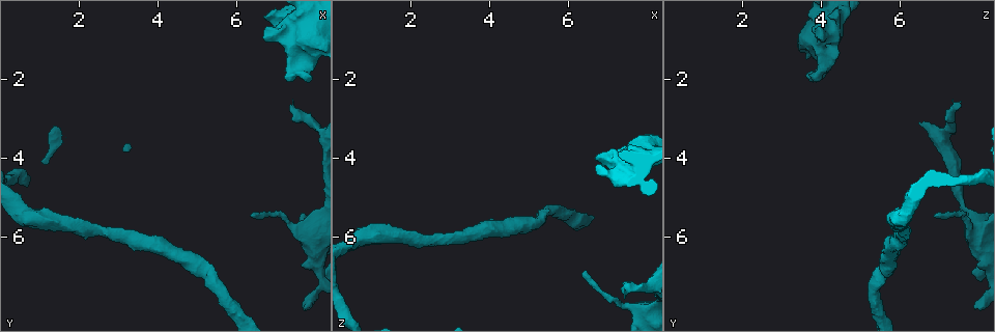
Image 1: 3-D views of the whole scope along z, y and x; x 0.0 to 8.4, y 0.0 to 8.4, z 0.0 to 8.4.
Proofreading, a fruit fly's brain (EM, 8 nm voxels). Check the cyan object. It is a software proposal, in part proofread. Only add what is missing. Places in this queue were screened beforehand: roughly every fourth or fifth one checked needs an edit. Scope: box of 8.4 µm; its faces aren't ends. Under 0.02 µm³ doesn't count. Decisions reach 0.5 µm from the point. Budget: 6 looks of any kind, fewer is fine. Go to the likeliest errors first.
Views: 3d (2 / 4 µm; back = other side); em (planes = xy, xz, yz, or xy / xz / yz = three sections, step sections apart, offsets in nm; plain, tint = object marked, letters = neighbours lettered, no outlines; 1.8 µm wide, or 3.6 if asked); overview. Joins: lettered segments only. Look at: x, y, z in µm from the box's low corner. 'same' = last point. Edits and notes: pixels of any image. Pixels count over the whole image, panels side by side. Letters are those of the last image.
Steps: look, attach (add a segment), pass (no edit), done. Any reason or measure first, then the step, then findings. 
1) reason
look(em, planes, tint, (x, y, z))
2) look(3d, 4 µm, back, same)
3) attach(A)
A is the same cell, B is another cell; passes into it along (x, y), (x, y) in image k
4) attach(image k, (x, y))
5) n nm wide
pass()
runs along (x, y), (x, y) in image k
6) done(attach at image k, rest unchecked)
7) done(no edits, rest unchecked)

branch stops here
look(3d, 2 µm, (7.45, 2.60, 7.55))

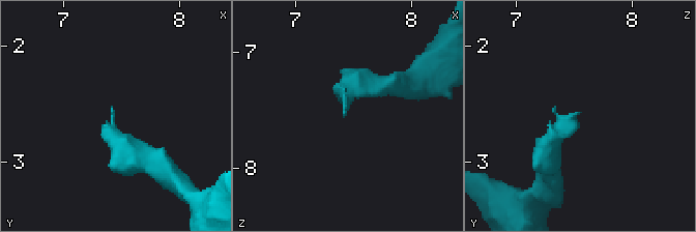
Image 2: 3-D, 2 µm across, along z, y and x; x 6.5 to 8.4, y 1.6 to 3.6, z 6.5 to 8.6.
look(em, planes, plain, (7.40, 2.58, 7.54))

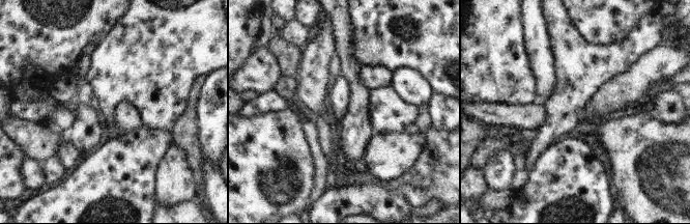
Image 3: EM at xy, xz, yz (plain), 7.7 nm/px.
look(em, planes, letters, same)

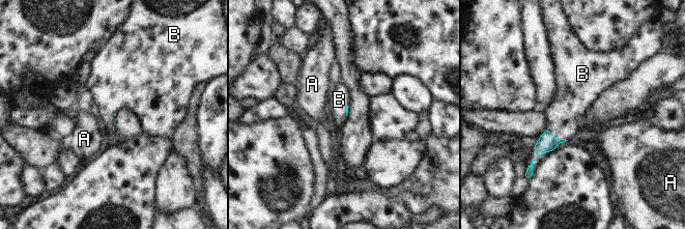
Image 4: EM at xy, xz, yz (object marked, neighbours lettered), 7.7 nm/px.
attach(B)
B is the same cell, A is another cell; passes into it along (546, 142), (554, 138), (564, 114) in image 4; it goes on there

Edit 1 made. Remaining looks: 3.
look(overview)

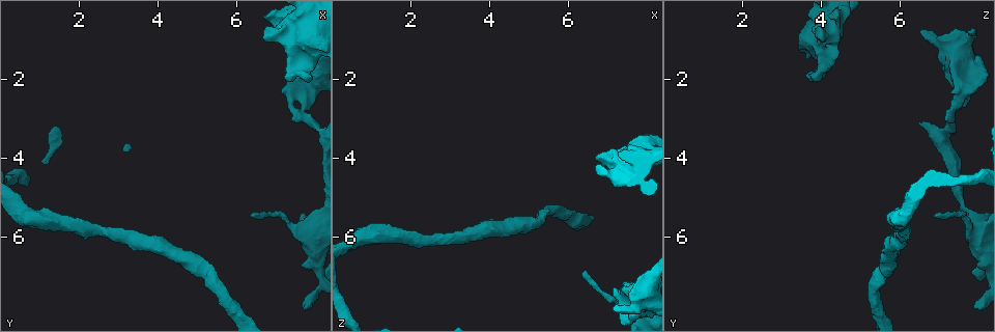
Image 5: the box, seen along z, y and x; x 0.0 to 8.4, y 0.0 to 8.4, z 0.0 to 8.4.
stops while still wide
look(em, planes, letters, (7.80, 1.85, 3.60))

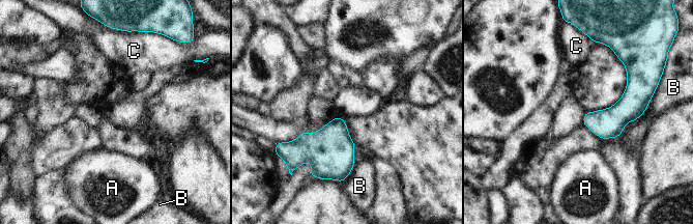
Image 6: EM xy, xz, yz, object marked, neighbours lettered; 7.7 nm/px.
pass()
A, B and C are other cells; border along (651, 99), (646, 109), (616, 137) in image 6; none of them fits

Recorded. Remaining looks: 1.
done(attach at image 4, rest unchecked)

